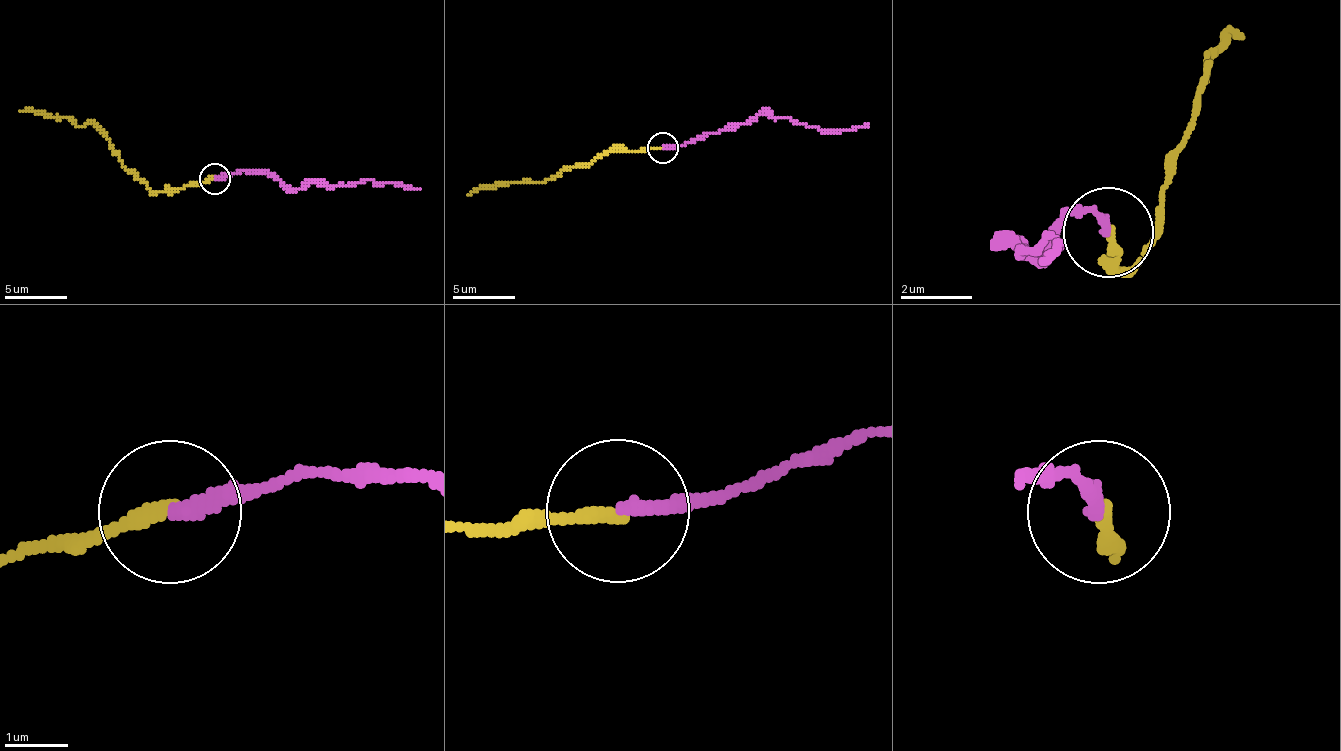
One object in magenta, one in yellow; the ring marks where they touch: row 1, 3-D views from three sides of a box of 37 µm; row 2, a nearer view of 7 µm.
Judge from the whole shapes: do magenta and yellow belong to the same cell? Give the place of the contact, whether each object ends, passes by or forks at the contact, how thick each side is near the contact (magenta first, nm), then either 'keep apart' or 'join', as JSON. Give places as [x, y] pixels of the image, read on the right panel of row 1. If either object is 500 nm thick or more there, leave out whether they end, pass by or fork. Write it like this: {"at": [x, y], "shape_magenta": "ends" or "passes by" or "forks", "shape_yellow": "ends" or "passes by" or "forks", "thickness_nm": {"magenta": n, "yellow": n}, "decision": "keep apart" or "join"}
{"at": [1108, 232], "shape_magenta": "ends", "shape_yellow": "ends", "thickness_nm": {"magenta": 240, "yellow": 240}, "decision": "join"}

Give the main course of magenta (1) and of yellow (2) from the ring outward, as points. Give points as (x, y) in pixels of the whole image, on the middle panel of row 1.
1: (663, 148), (706, 136), (734, 123), (750, 123), (759, 114), (790, 117), (821, 130), (849, 130), (868, 123)
2: (663, 148), (601, 154), (589, 164), (567, 167), (539, 182), (496, 182), (468, 195)

